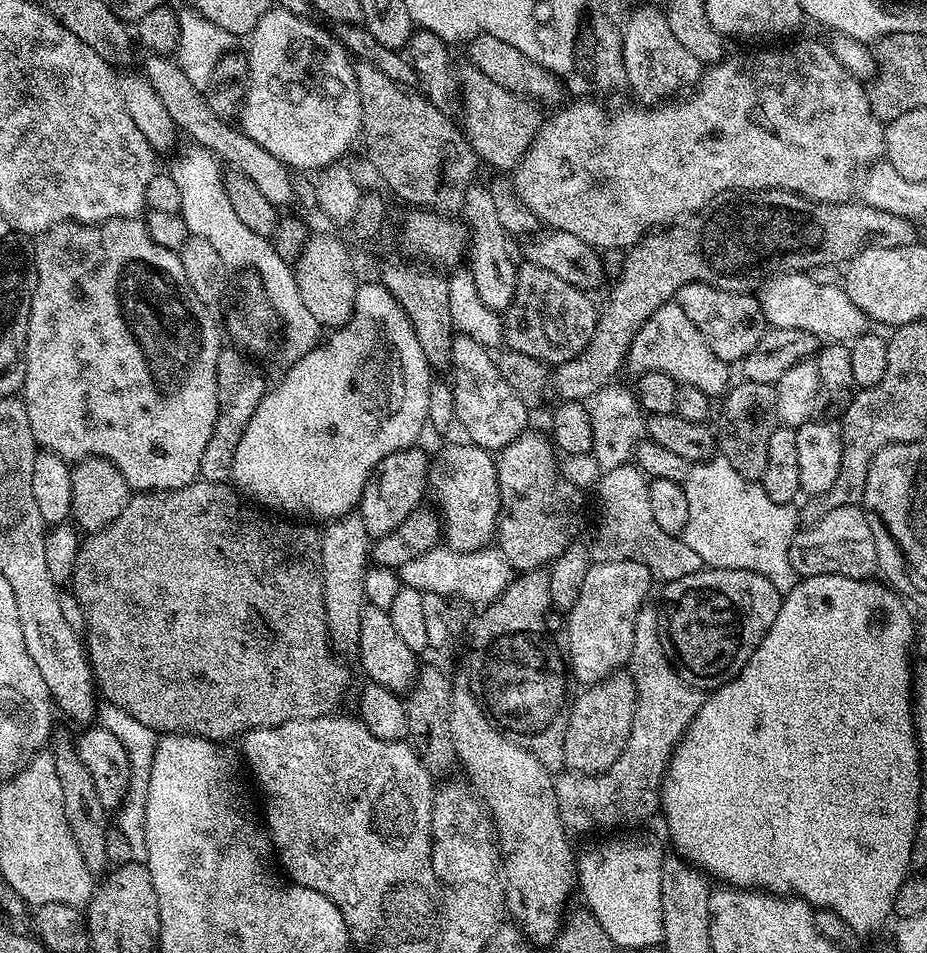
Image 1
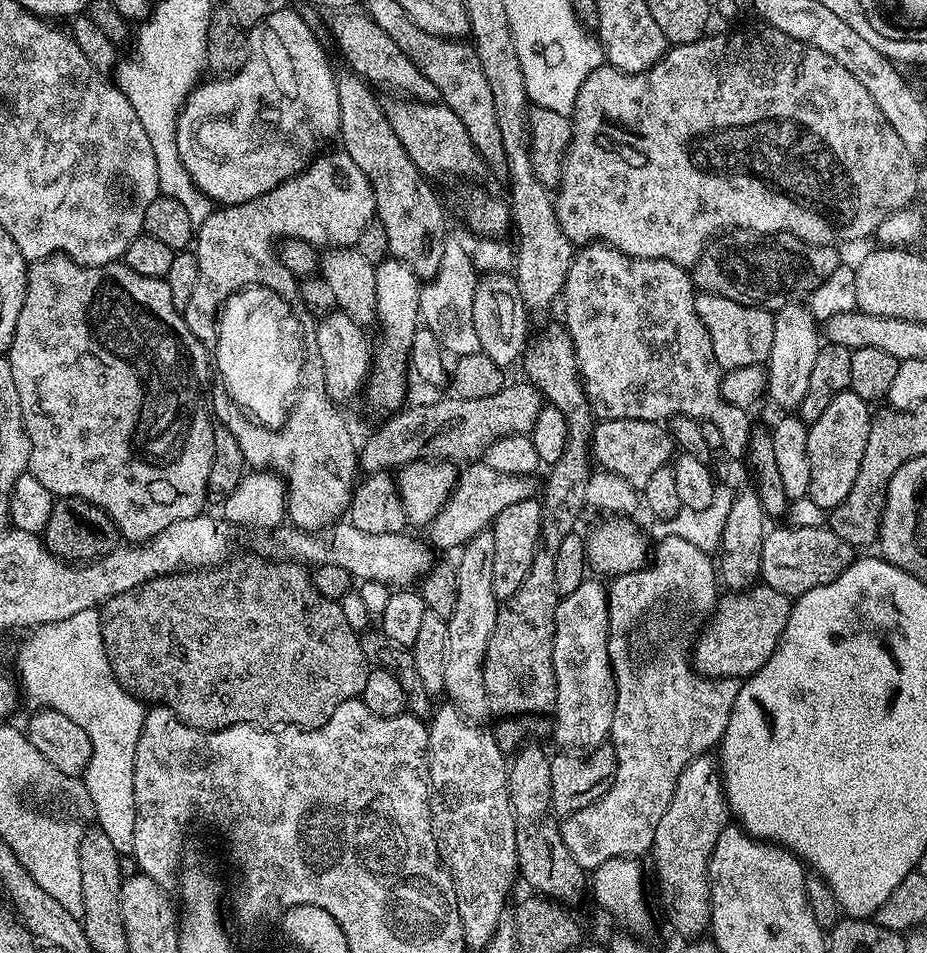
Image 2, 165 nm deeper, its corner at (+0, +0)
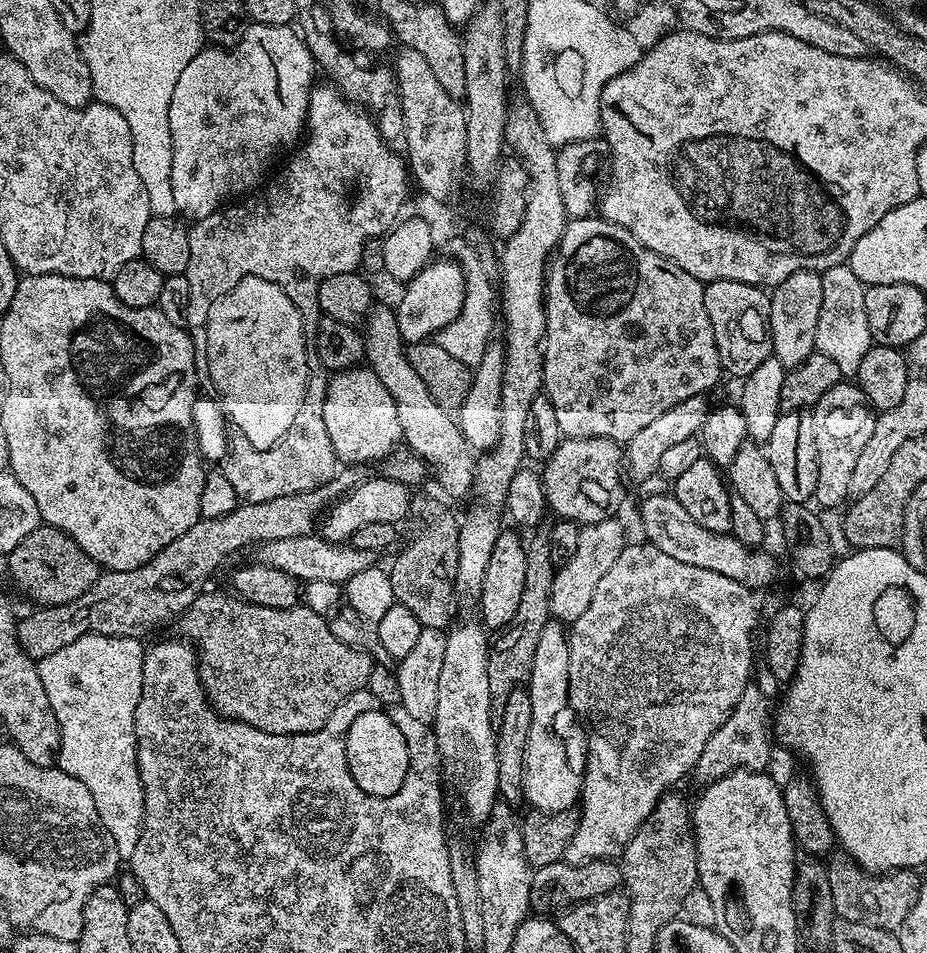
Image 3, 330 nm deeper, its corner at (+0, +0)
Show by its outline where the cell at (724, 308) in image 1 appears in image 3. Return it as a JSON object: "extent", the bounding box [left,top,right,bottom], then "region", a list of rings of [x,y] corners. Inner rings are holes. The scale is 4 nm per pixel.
{"extent":[704,280,772,378],"region":[[[710,280],[704,284],[704,301],[710,326],[714,330],[714,342],[718,350],[721,369],[737,378],[754,374],[762,362],[772,355],[772,335],[770,334],[770,296],[763,287],[733,280]]]}

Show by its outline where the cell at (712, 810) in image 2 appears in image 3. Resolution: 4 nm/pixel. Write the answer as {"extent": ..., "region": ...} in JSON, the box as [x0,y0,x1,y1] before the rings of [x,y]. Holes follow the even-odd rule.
{"extent":[694,682,774,782],"region":[[[750,682],[746,690],[742,690],[742,698],[738,698],[738,706],[734,706],[730,718],[726,718],[726,722],[714,730],[710,742],[706,742],[696,763],[694,776],[703,782],[711,782],[737,770],[765,771],[772,760],[772,744],[774,748],[768,704],[769,697],[764,696],[755,683]]]}

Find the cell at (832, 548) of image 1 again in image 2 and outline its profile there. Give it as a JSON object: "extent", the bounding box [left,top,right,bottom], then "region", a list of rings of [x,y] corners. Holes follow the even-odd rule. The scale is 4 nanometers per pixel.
{"extent":[760,526,853,598],"region":[[[783,526],[767,533],[760,547],[760,580],[778,590],[784,596],[795,598],[806,590],[828,584],[852,565],[853,545],[846,543],[832,529],[793,528]]]}

